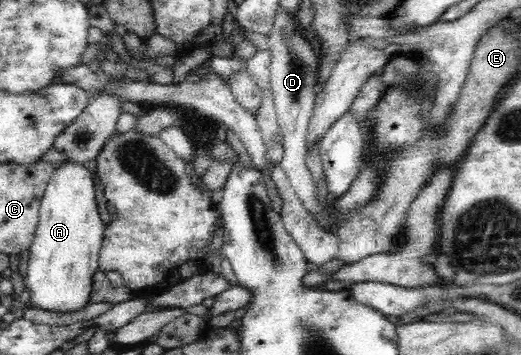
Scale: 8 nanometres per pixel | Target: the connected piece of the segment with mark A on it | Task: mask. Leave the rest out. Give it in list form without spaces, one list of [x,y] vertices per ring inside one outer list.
[[[68,160],[58,165],[44,190],[35,236],[25,257],[30,300],[37,308],[55,313],[73,313],[89,304],[91,279],[98,270],[103,220],[99,214],[93,174],[87,164]]]

